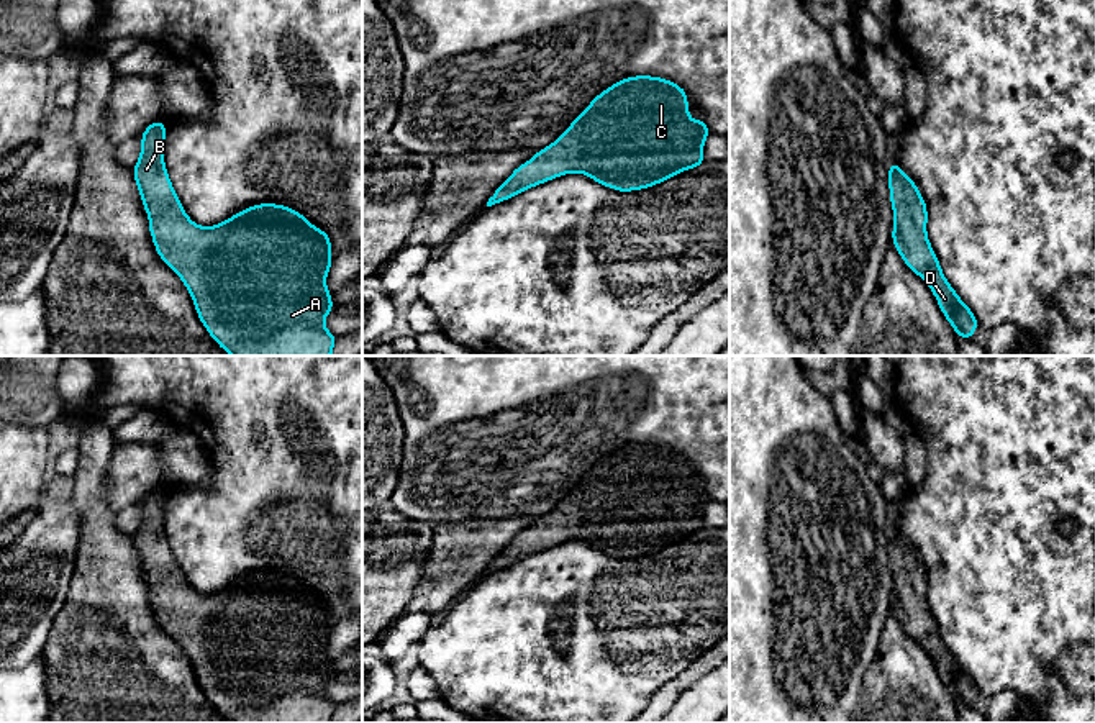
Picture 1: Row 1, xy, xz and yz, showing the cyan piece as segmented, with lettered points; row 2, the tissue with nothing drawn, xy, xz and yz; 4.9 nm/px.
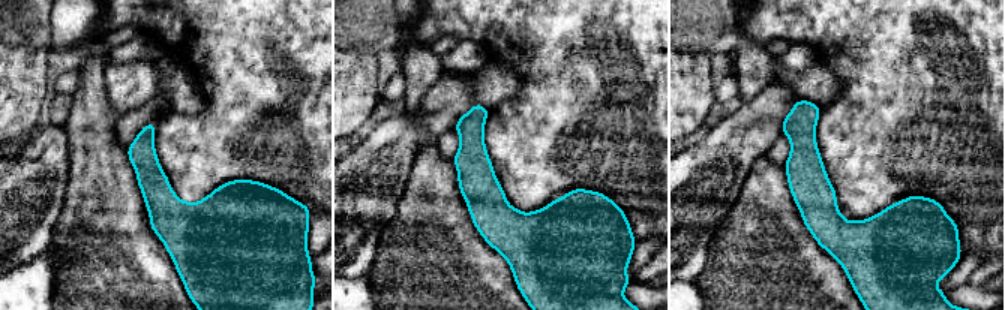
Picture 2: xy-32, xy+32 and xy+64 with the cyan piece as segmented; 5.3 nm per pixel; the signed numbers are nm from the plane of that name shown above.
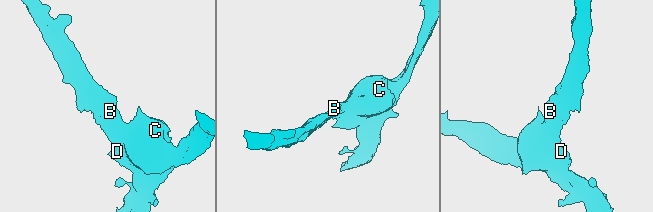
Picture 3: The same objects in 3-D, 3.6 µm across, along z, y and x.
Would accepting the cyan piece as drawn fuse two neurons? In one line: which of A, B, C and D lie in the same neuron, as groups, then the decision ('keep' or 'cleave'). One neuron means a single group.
A B C D; keep

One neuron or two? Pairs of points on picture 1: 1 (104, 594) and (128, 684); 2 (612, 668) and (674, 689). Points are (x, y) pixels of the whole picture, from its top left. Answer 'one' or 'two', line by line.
1: one
2: two

